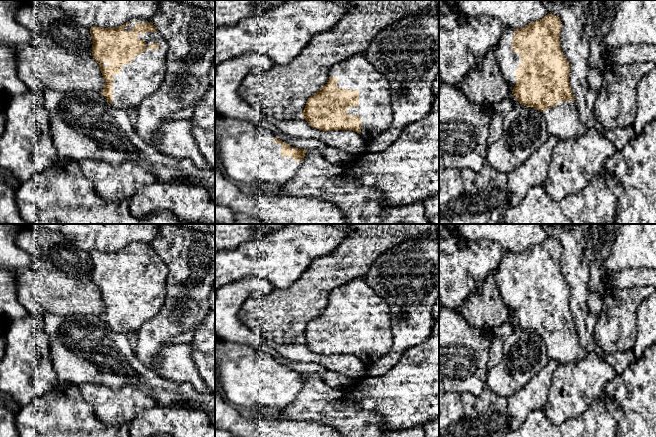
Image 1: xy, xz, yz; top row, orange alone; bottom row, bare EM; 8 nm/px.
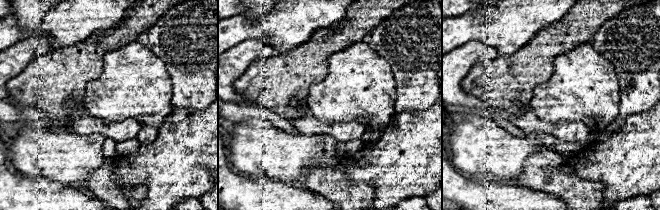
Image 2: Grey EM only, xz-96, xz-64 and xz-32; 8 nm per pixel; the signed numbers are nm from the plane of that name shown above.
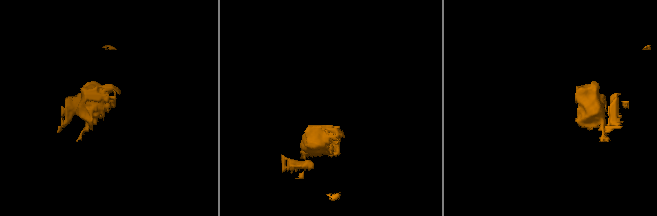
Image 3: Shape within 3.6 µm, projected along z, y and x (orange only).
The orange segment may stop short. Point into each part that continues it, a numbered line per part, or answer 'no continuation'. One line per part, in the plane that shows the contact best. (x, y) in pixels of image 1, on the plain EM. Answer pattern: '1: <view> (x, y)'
1: xy (142, 301)

